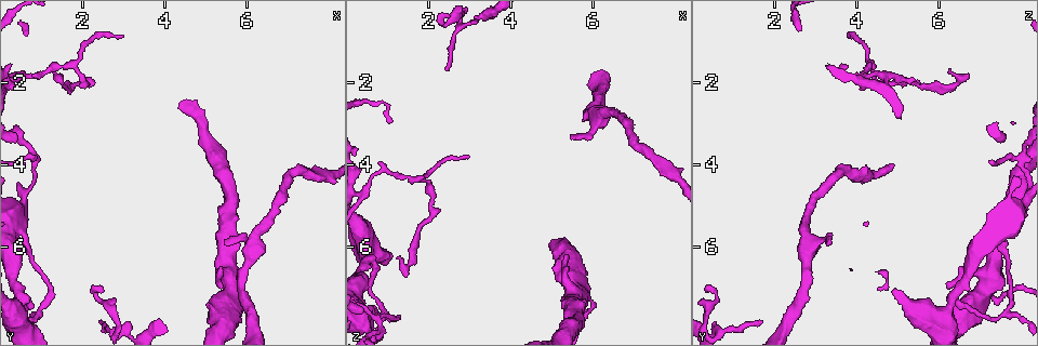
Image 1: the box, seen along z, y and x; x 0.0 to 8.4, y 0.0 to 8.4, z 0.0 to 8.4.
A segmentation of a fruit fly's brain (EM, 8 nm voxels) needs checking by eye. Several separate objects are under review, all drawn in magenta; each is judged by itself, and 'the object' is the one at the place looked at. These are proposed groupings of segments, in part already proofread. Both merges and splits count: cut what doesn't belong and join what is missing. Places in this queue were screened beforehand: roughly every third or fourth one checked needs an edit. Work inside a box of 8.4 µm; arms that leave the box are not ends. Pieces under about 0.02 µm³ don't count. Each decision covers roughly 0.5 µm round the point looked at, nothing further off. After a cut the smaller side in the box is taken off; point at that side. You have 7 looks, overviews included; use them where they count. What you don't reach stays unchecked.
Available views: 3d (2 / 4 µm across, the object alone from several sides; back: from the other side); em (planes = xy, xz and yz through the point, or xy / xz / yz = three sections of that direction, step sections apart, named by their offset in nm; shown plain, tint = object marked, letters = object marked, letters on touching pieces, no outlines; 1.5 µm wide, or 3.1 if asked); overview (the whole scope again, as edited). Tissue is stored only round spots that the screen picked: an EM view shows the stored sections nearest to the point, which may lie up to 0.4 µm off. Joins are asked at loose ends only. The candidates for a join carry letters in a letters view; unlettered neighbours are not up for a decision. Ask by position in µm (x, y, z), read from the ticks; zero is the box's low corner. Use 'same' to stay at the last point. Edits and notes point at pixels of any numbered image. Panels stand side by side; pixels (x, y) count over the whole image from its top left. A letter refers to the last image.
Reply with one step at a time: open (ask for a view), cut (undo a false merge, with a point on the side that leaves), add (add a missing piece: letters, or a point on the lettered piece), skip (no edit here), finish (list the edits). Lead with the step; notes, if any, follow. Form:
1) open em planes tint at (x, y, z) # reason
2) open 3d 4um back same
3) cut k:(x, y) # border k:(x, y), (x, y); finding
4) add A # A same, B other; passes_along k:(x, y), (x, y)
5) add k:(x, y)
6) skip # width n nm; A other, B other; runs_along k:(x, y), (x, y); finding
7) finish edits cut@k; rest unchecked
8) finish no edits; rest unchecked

open em planes letters at (2.40, 7.80, 1.70) # branch stops here

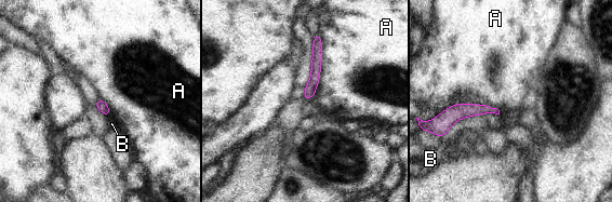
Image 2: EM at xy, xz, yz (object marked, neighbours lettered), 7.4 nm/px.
skip # longest_contact A 480 nm; A other, B other; border 2:(318, 32), (321, 64), (314, 95); no lettered piece goes on from it

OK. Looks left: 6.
open em planes letters at (0.50, 5.75, 7.50) # sudden change in width

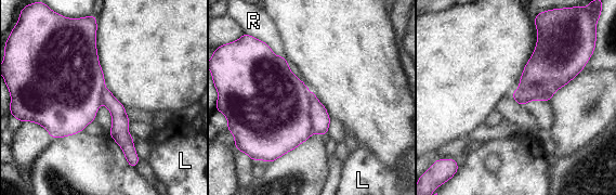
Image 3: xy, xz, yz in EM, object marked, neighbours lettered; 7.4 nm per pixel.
cut 3:(318, 116) # L other, R other; border 3:(311, 92), (310, 122), (314, 132); two neurons meet here

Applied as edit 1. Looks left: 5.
open overview

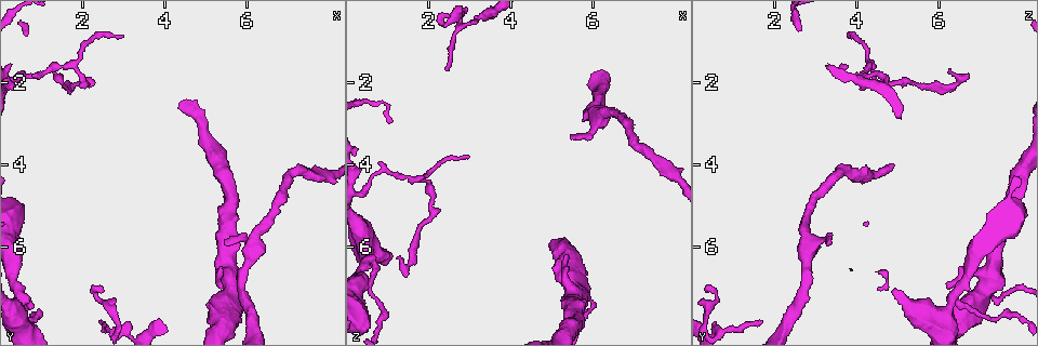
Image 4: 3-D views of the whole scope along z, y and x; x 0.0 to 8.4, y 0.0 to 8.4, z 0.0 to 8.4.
open 3d 4um at (5.40, 6.90, 6.20) # free end

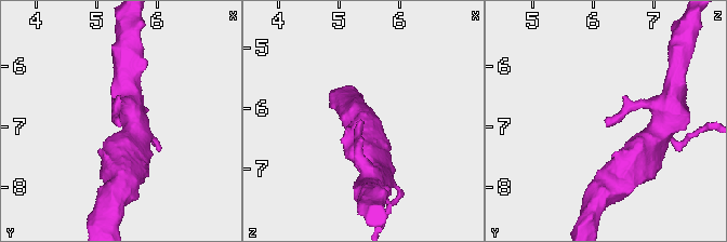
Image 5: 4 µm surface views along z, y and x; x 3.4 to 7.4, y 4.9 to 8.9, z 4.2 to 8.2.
open em xz step 4 letters at (5.45, 6.85, 6.25)

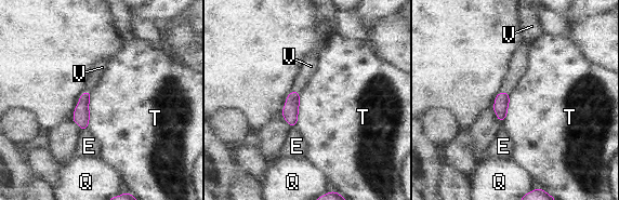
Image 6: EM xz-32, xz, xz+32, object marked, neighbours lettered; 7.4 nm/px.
add V # width 110 nm; E other, Q other, T other, V same; passes_along 6:(501, 102), (504, 92), (521, 63); the neuron continues

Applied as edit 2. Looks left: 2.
finish edits cut@3, add@6; rest unchecked

